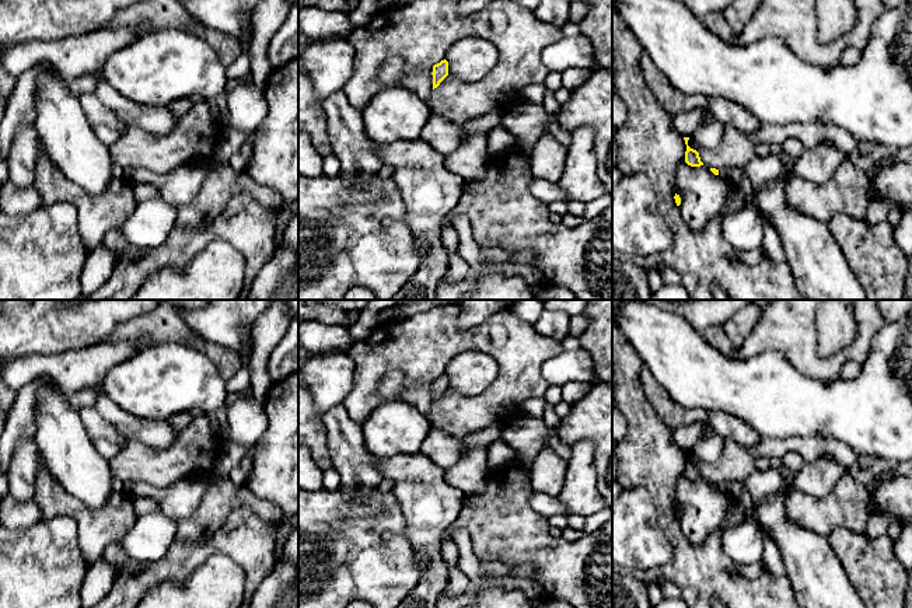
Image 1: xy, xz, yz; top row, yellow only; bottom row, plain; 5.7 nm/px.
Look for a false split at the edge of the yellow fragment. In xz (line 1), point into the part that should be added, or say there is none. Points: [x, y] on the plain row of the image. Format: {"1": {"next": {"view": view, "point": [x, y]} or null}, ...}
{"1": {"next": null}}

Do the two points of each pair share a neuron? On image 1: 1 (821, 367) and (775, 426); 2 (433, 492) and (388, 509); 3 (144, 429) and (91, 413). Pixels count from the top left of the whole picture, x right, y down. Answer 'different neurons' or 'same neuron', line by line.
1: different neurons
2: different neurons
3: different neurons

